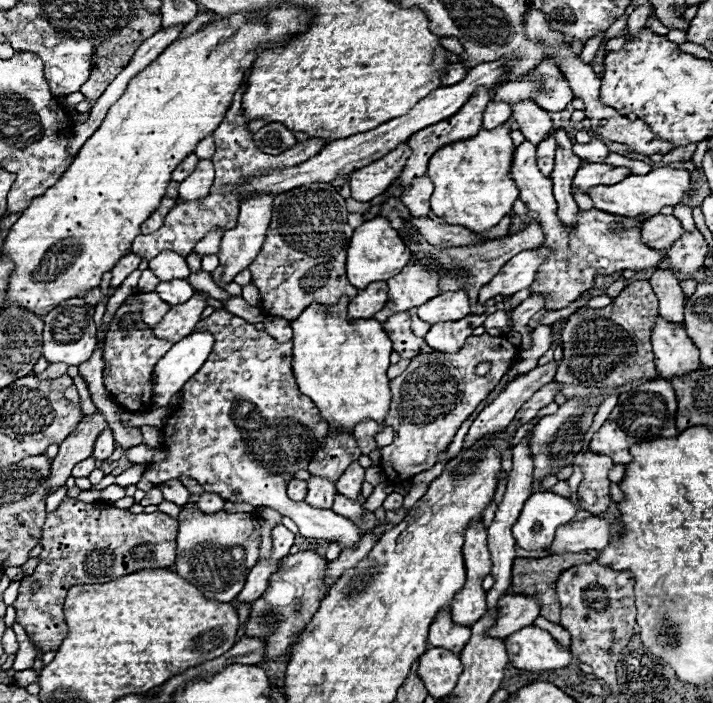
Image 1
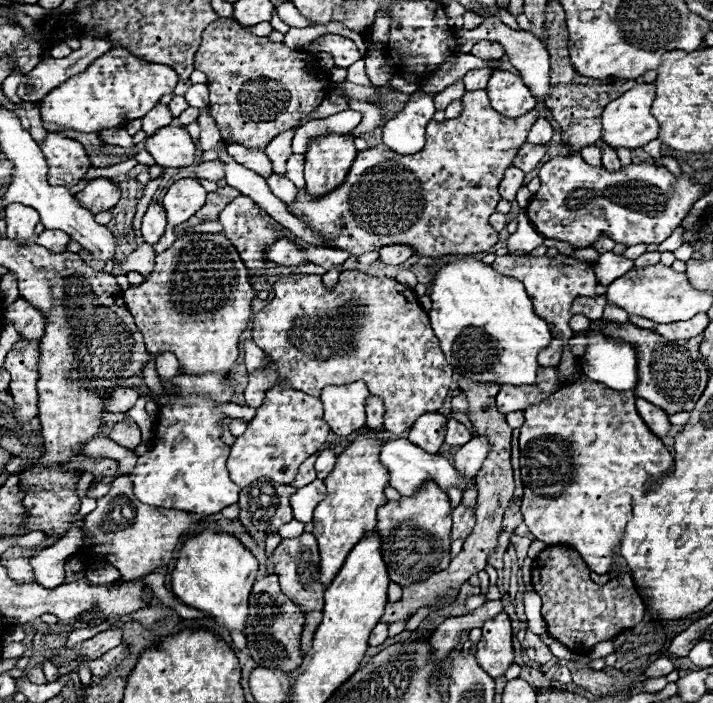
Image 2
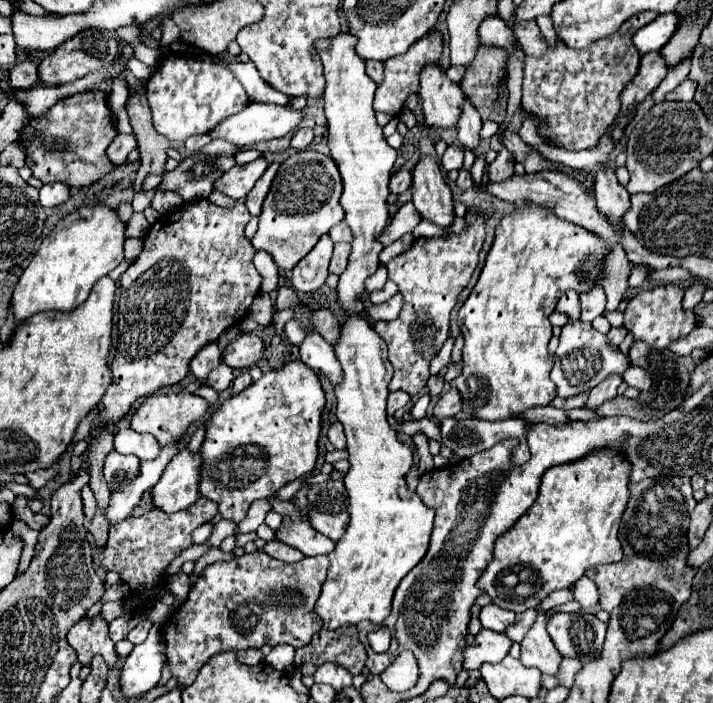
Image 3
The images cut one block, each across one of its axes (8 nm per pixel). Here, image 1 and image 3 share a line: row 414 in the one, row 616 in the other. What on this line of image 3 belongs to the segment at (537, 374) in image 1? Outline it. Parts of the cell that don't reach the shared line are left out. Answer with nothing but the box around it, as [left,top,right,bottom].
[478,604,516,632]

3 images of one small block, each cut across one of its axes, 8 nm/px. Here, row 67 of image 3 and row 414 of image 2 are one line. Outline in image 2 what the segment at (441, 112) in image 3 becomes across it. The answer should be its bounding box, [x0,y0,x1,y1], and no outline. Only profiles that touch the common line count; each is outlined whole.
[408,412,446,454]

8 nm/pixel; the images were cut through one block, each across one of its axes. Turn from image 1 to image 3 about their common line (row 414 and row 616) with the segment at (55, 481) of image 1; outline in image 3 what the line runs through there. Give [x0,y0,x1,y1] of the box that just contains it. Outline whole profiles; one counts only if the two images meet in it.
[68,614,118,666]

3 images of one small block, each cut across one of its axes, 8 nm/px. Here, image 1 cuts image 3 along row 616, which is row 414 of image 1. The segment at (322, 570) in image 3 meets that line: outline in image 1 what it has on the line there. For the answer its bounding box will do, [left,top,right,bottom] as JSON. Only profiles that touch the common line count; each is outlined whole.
[142,308,360,548]

